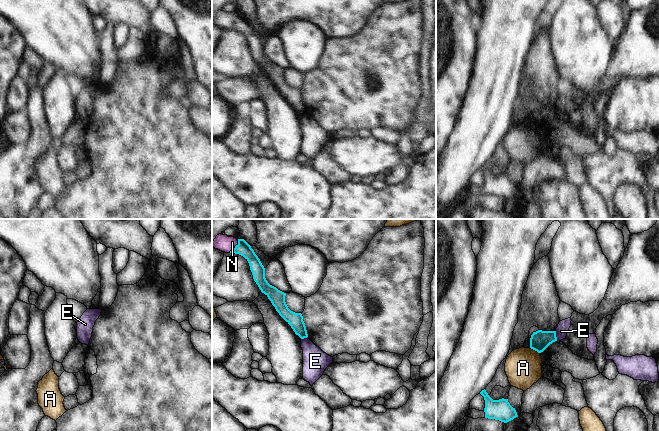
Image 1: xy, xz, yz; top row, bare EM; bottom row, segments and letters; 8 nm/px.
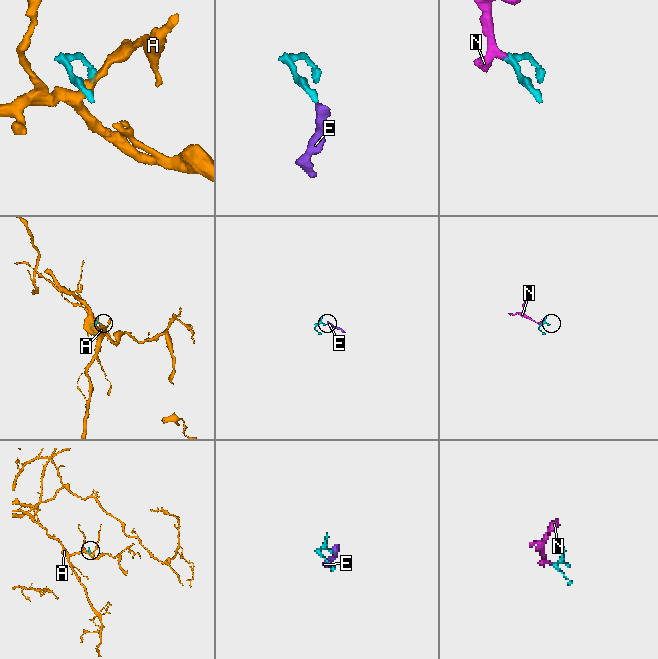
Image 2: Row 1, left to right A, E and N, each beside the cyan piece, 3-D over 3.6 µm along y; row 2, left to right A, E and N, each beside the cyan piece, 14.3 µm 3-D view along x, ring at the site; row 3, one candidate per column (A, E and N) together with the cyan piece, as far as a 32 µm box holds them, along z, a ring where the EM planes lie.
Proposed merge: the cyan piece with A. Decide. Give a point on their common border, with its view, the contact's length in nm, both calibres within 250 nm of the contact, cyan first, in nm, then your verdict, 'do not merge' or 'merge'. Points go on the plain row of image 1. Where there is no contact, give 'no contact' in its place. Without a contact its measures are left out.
meets cyan in yz at (535, 126); contact 80 nm long; 160 nm thick on the cyan side, 300 nm on the other; do not merge

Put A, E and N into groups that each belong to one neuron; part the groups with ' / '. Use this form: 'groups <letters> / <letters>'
groups A / E / N

